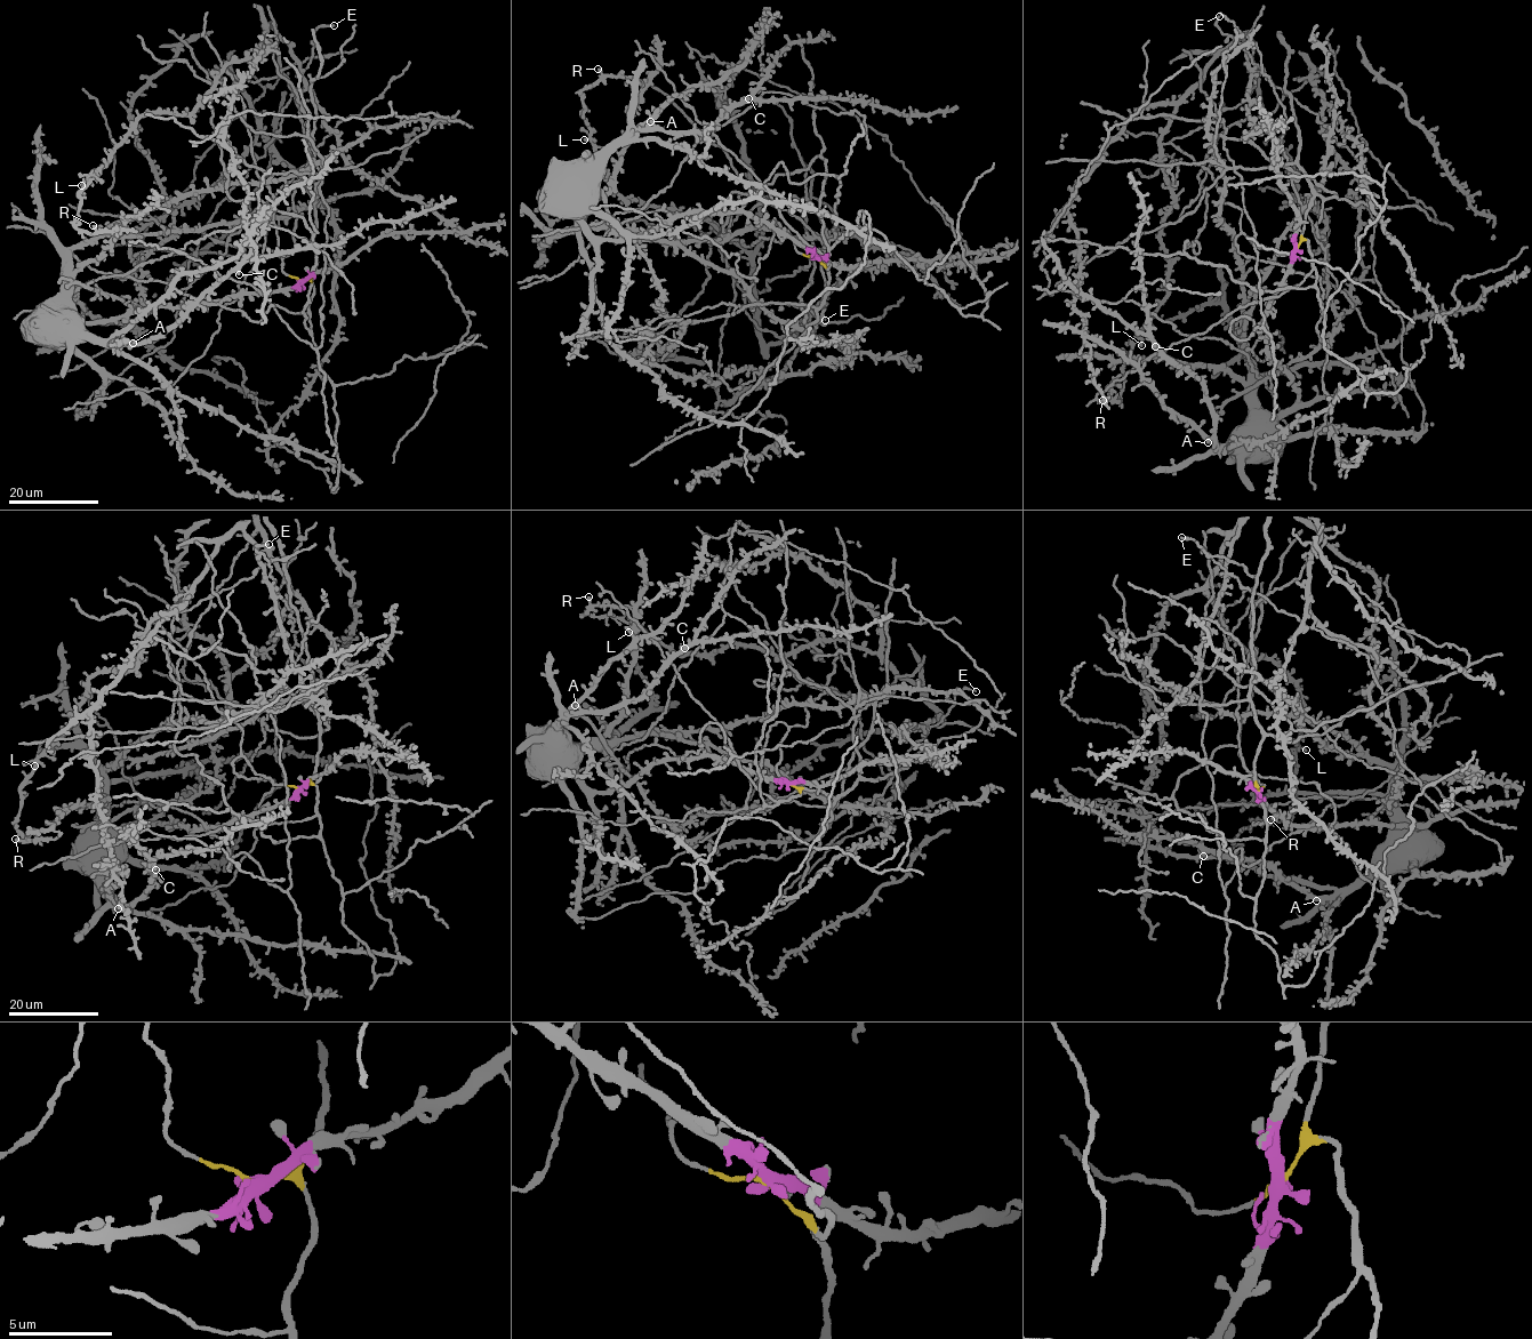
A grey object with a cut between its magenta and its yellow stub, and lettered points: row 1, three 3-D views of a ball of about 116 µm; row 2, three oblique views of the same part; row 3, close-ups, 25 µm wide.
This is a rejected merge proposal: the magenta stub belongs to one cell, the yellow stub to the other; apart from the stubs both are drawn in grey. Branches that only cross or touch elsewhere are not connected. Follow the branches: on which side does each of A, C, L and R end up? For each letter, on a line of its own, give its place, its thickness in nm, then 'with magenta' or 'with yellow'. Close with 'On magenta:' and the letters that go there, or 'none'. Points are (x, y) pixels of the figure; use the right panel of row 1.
A: place (1208, 442); calibre 400 nm; with magenta
C: place (1155, 346); calibre 400 nm; with magenta
L: place (1141, 345); calibre 320 nm; with yellow
R: place (1103, 400); calibre 360 nm; with yellow
On magenta: A, C

